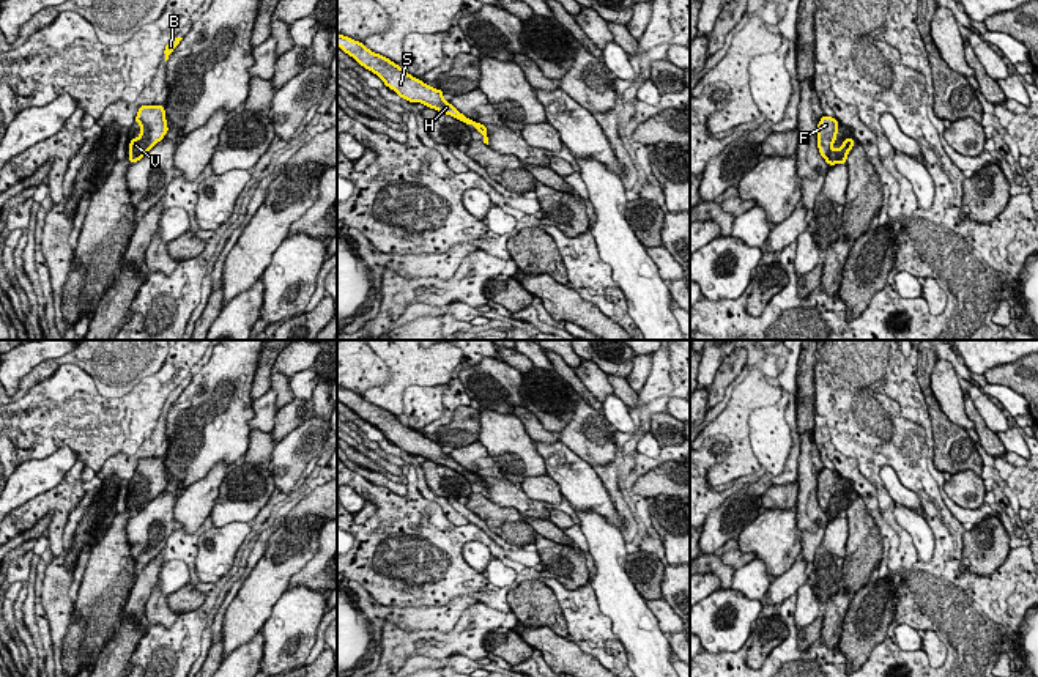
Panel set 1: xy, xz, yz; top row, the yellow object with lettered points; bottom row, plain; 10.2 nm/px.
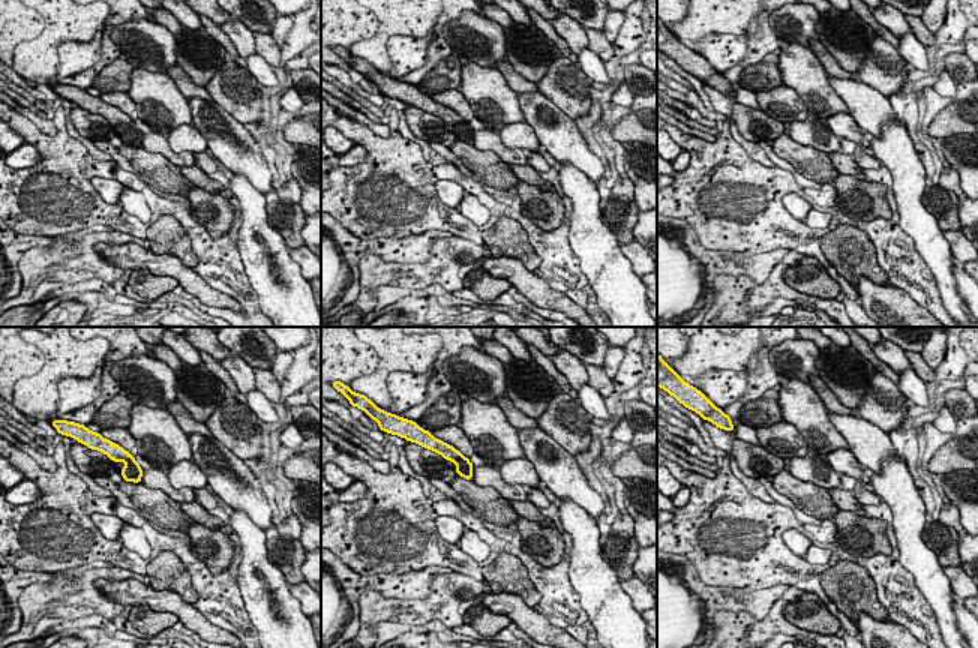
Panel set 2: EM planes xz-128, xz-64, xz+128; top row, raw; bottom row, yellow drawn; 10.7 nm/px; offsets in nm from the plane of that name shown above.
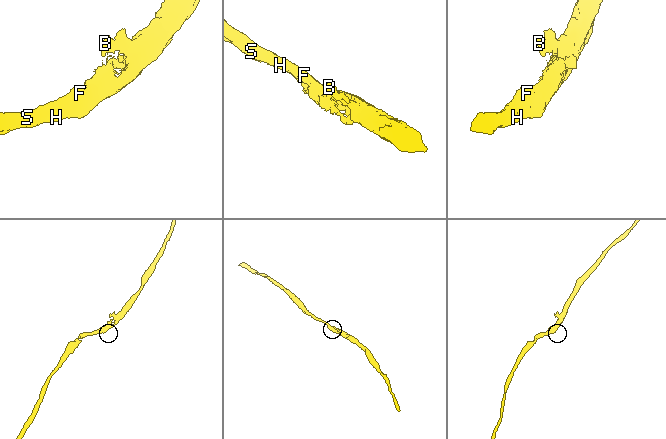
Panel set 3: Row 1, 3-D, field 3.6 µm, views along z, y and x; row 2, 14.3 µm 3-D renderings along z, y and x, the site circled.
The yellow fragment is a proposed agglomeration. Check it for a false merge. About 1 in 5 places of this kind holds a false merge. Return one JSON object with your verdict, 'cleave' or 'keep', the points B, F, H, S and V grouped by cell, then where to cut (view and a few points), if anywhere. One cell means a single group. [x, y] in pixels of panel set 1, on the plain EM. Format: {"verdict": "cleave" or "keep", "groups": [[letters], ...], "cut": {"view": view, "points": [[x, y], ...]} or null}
{"verdict": "keep", "groups": [["B", "F", "H", "S", "V"]], "cut": null}

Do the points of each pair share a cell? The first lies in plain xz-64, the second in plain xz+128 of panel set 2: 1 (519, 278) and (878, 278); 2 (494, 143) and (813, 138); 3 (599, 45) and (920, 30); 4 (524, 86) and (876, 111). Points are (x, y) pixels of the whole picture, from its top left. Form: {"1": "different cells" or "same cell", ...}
{"1": "different cells", "2": "same cell", "3": "same cell", "4": "different cells"}

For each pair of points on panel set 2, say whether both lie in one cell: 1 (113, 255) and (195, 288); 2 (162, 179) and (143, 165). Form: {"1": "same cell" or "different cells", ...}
{"1": "same cell", "2": "same cell"}

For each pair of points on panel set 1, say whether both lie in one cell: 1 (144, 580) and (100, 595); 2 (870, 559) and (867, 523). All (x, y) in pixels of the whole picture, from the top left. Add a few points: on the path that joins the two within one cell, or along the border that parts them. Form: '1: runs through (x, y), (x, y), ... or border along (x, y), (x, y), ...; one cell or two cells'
1: border along (137, 575), (125, 603); two cells
2: runs through (867, 550), (867, 532); one cell

